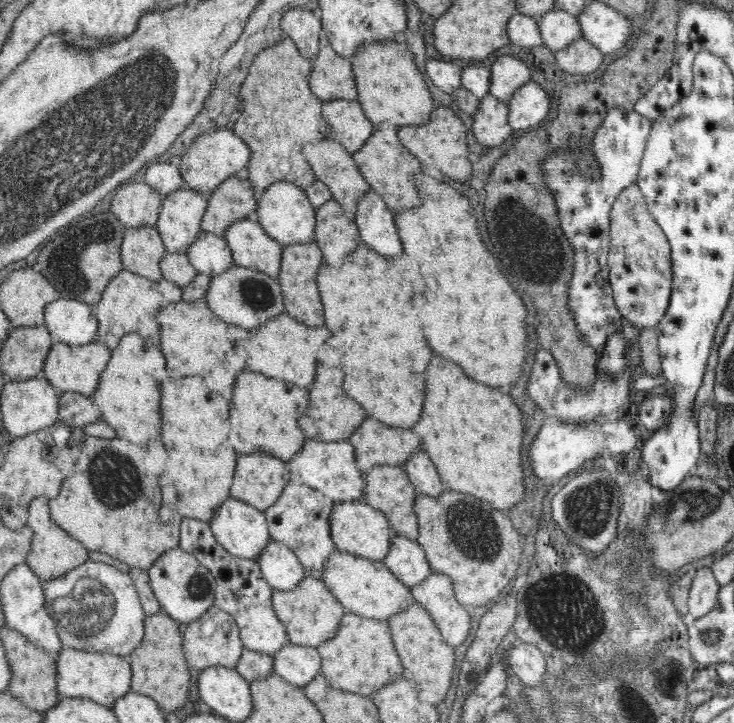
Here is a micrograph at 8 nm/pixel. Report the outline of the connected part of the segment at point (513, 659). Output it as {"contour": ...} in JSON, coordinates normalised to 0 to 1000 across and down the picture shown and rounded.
{"contour":[[[706,885],[691,905],[691,921],[695,921],[695,927],[698,925],[714,946],[736,949],[738,938],[744,935],[744,917],[736,898],[728,898]]]}

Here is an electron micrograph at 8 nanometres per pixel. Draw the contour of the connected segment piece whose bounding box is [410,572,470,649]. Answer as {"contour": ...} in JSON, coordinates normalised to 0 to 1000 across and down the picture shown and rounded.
{"contour":[[[586,791],[580,802],[572,808],[559,812],[564,830],[578,838],[579,844],[589,851],[589,858],[594,862],[602,882],[619,898],[627,893],[638,877],[640,877],[640,852],[639,842],[631,840],[621,827],[616,804],[612,797],[602,793]]]}

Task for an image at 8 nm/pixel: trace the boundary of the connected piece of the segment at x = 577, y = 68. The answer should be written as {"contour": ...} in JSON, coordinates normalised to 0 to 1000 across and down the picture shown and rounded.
{"contour":[[[794,51],[782,55],[768,69],[755,71],[760,91],[781,104],[800,104],[812,100],[820,89],[822,72]]]}

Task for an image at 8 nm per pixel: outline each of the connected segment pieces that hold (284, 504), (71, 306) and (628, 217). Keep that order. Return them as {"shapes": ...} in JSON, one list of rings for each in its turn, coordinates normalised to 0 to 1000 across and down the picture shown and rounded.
{"shapes":[[[[390,669],[377,692],[360,705],[361,722],[369,744],[399,762],[418,787],[439,788],[447,769],[459,761],[448,739],[448,705],[455,694],[444,692],[436,680],[417,672]]],[[[82,412],[63,422],[60,450],[76,474],[117,477],[134,467],[131,436],[124,423],[102,414]]],[[[866,250],[841,267],[830,302],[832,337],[827,367],[837,419],[856,447],[891,454],[906,437],[916,409],[914,340],[909,326],[883,290]]]]}

